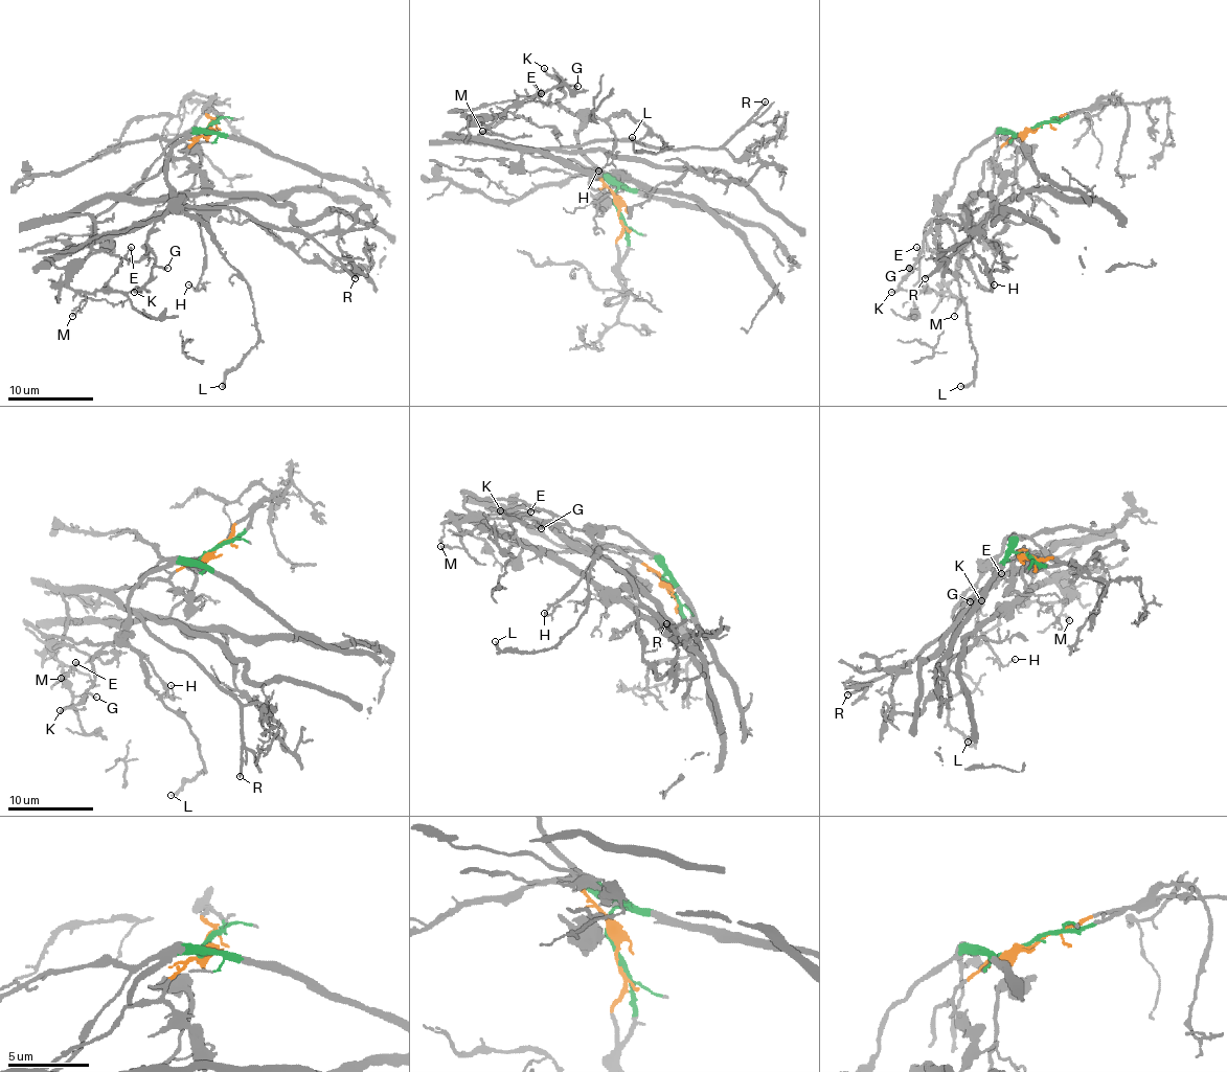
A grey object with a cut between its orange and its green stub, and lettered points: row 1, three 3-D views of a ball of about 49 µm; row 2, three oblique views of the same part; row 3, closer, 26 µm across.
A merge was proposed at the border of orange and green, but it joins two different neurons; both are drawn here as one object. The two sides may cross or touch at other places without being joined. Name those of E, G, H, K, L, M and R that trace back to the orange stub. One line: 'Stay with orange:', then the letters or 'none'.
Stay with orange: E, M, R

